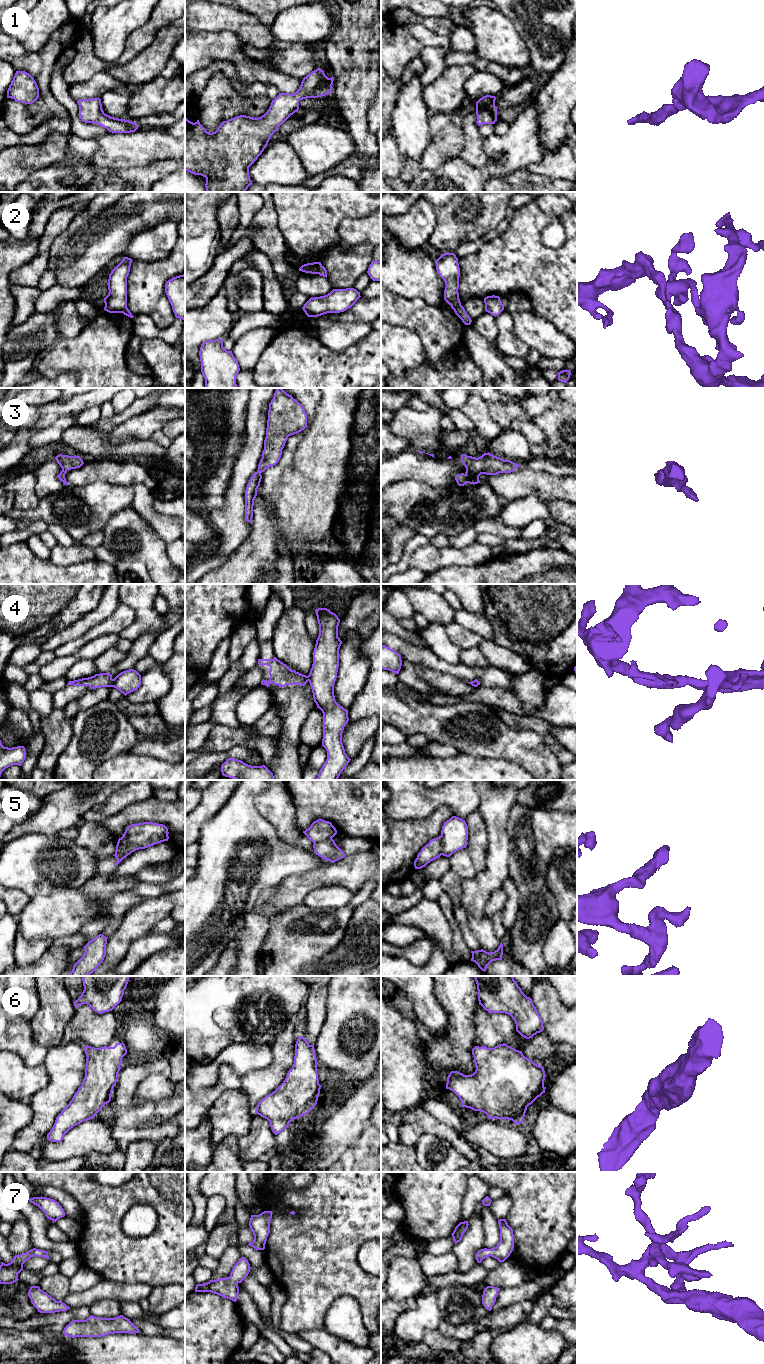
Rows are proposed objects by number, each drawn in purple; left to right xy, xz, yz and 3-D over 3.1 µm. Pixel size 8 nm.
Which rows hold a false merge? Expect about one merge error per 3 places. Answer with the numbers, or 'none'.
2, 4, 5

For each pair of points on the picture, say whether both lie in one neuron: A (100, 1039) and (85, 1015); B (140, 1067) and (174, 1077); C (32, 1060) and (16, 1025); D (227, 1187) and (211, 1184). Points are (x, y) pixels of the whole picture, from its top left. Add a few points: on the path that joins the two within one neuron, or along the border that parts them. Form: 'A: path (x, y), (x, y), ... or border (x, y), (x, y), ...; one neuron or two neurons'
A: path (96, 1033), (85, 1021); one neuron
B: border (167, 1059), (169, 1063), (168, 1075); two neurons
C: path (29, 1051), (16, 1034); one neuron
D: path (223, 1184), (215, 1184); one neuron

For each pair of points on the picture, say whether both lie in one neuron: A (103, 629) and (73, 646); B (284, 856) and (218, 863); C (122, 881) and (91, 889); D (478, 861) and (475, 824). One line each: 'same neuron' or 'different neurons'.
A: same neuron
B: same neuron
C: same neuron
D: same neuron

